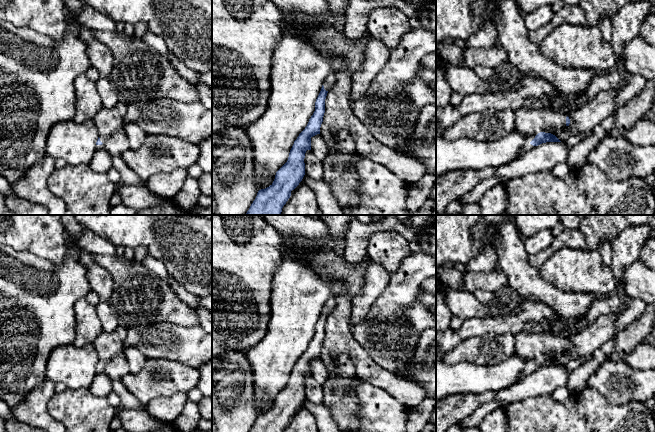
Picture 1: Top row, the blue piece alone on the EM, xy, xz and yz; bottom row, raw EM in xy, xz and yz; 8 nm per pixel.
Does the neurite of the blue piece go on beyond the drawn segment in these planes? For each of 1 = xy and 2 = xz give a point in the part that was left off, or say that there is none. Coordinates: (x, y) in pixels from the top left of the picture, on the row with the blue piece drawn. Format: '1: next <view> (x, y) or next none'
1: next xy (107, 120)
2: next xz (330, 80)

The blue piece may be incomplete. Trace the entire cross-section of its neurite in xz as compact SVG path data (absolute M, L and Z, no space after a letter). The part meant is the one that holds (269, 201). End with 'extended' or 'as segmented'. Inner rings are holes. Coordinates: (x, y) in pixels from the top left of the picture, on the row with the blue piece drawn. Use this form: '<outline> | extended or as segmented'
M335 73L324 80L315 102L315 111L305 129L299 134L290 150L287 162L276 172L273 183L258 191L246 215L281 215L282 208L305 175L305 153L311 150L311 138L320 134L325 113L325 99L336 82Z | extended

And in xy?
M119 101L112 108L102 108L93 117L99 137L97 149L104 148L105 141L116 131L123 129L124 118L127 113L127 104Z | extended

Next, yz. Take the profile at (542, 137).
M524 109L516 111L518 132L524 136L525 144L520 155L546 142L561 142L552 133L569 126L570 119L566 114L546 109Z | extended

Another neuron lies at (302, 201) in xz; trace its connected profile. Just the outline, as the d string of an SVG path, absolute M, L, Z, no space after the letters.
M302 180L291 191L291 196L282 208L281 215L317 215L319 207L313 190Z

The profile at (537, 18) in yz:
M542 6L524 16L524 24L529 31L536 30L548 23L554 12L551 6Z

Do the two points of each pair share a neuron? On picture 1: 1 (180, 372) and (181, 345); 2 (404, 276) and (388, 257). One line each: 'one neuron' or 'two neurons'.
1: two neurons
2: two neurons

